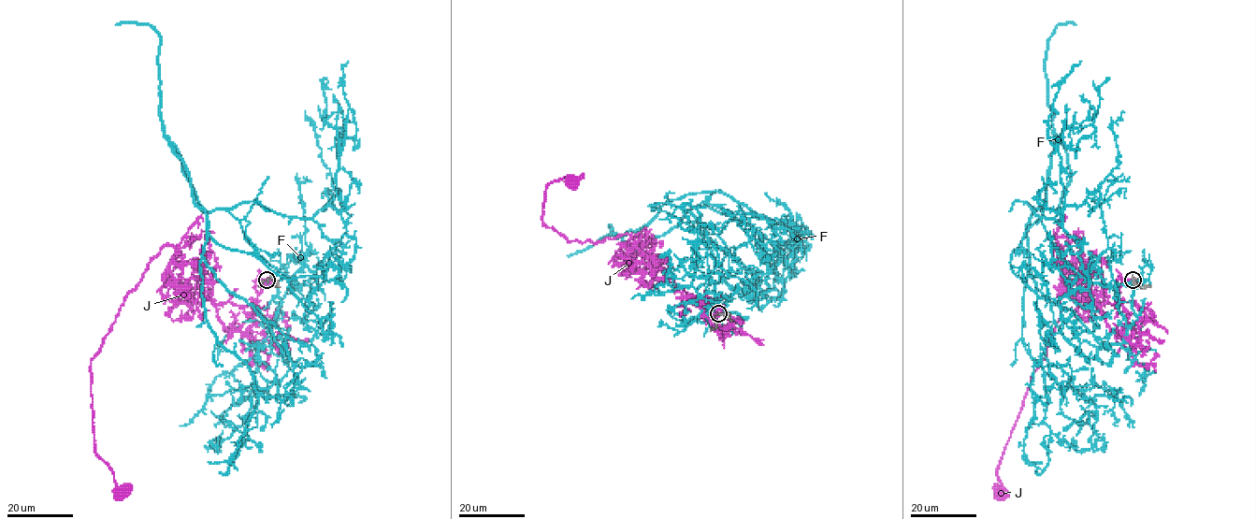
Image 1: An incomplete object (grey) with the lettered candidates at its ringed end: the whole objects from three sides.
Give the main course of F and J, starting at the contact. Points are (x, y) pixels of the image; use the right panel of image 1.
F: (1133, 280), (1103, 346), (1032, 278), (1061, 142), (1061, 202), (1026, 201), (1064, 204), (1047, 121), (1081, 61)
J: (1133, 279), (1117, 289), (1117, 306), (1082, 300), (1067, 285), (1053, 244), (1061, 316), (997, 469), (1000, 494)

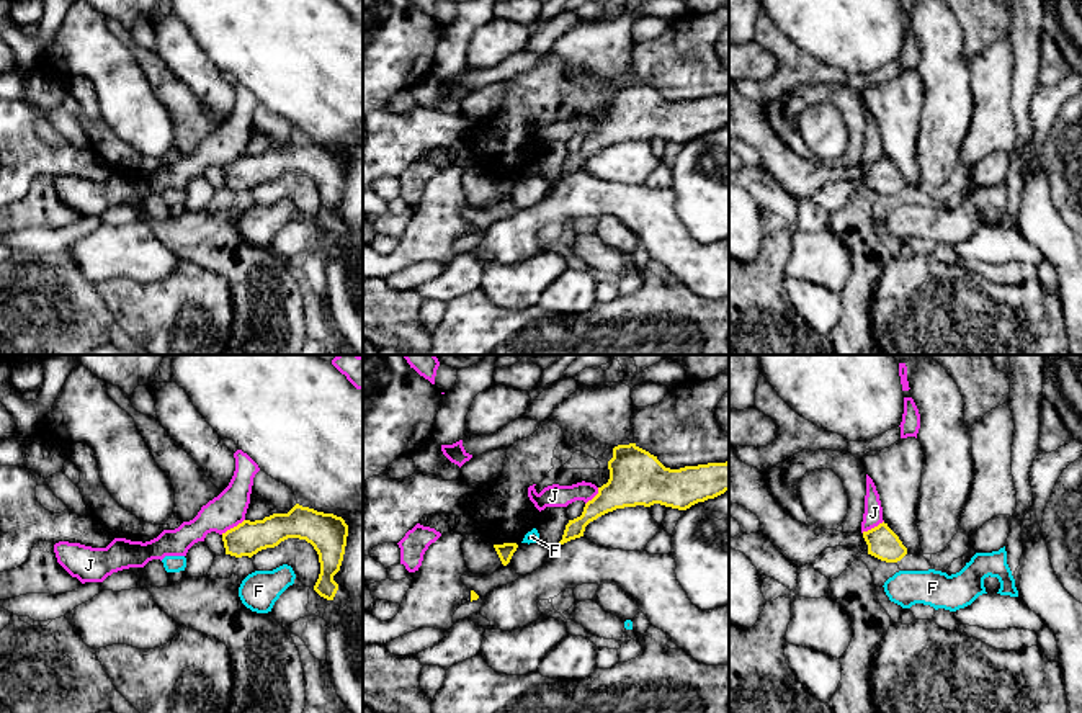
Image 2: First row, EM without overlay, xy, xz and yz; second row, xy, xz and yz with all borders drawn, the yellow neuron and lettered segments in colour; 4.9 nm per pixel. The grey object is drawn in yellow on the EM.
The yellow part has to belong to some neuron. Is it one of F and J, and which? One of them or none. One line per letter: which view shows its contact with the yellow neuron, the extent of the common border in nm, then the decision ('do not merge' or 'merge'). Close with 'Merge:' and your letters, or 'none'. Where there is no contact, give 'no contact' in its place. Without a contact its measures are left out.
F: no contact; do not merge
J: meets yellow in xy; contact 140 nm long; do not merge
Merge: none

